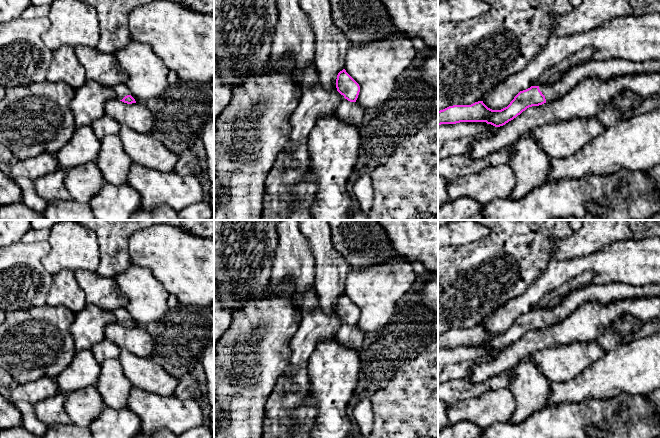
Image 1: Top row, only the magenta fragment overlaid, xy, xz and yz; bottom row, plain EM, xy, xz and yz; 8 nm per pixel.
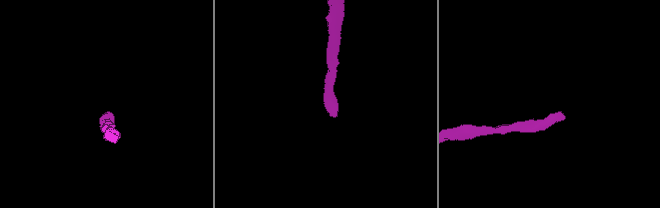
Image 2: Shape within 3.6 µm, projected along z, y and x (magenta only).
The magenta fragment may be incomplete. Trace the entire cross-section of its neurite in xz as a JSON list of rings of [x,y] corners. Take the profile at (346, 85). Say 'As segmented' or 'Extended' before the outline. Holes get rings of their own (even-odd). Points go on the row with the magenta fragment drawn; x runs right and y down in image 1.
Extended. [[[343,69],[337,75],[336,88],[341,94],[335,109],[336,116],[360,129],[365,109],[356,102],[360,92],[359,84]]]

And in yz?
Extended. [[[625,59],[590,61],[574,67],[557,83],[531,86],[520,91],[510,104],[501,110],[488,108],[483,101],[471,105],[453,105],[438,111],[438,125],[460,122],[486,122],[500,127],[516,118],[527,108],[539,106],[563,97],[583,78],[610,79],[629,74],[652,74],[660,72],[660,59],[633,62]]]

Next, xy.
Extended. [[[118,84],[113,88],[115,99],[120,100],[127,104],[136,103],[136,98],[132,95],[131,91],[125,84]]]

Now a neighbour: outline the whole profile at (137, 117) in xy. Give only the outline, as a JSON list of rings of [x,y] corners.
[[[112,99],[105,103],[104,111],[108,117],[141,134],[149,134],[153,127],[150,110],[138,103],[127,104]]]

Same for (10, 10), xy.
[[[0,0],[0,23],[20,18],[30,4],[31,0]]]

